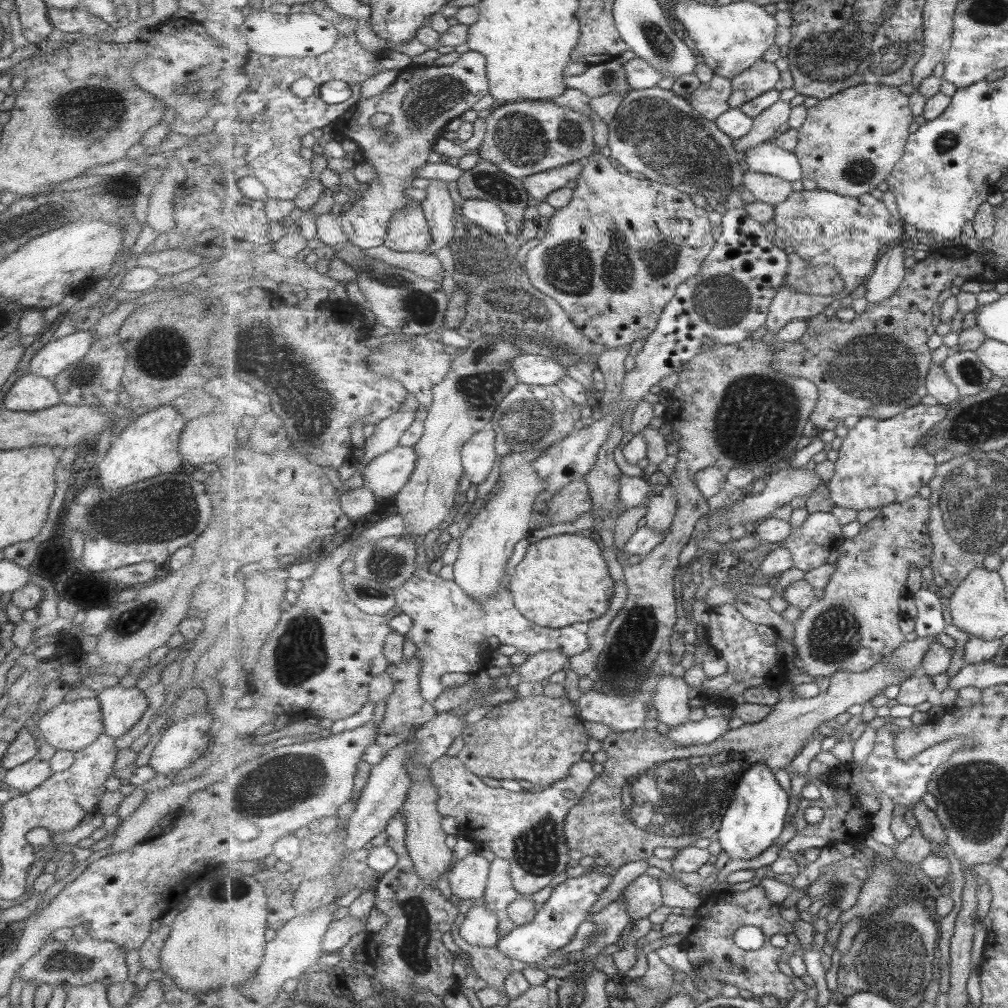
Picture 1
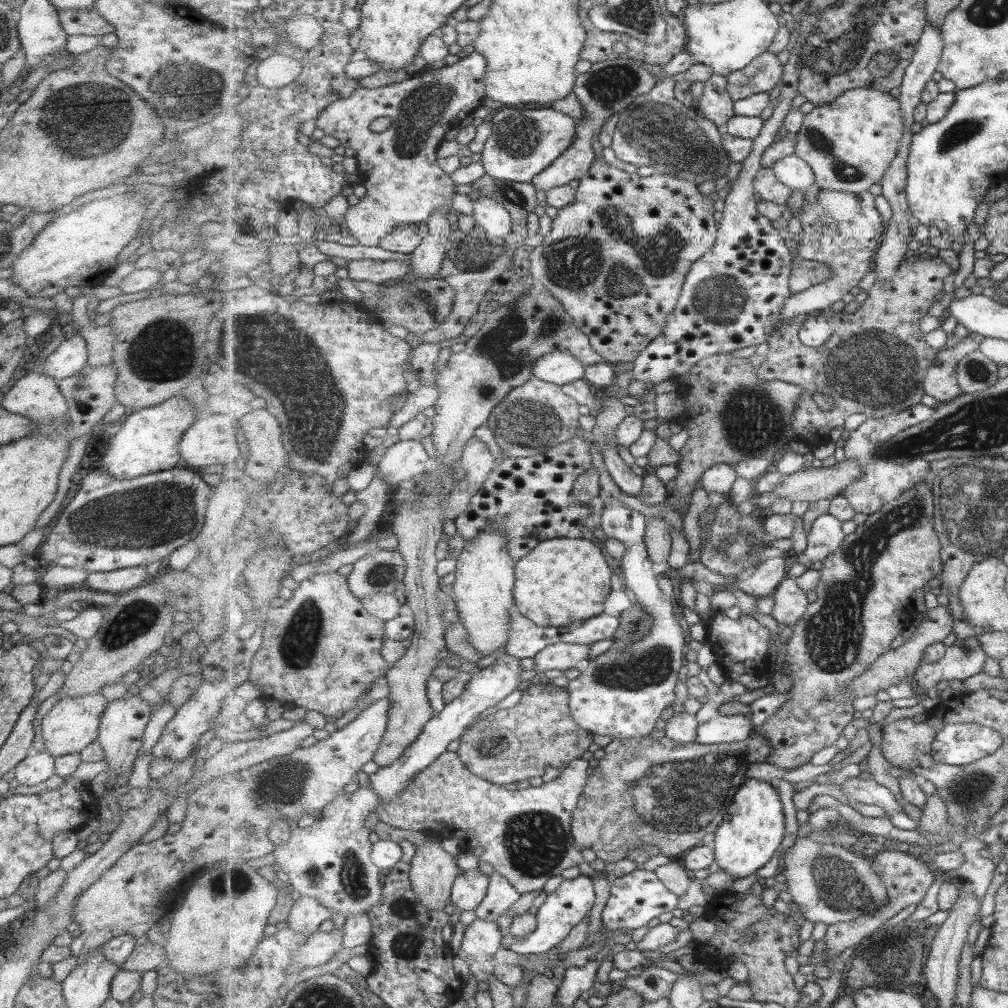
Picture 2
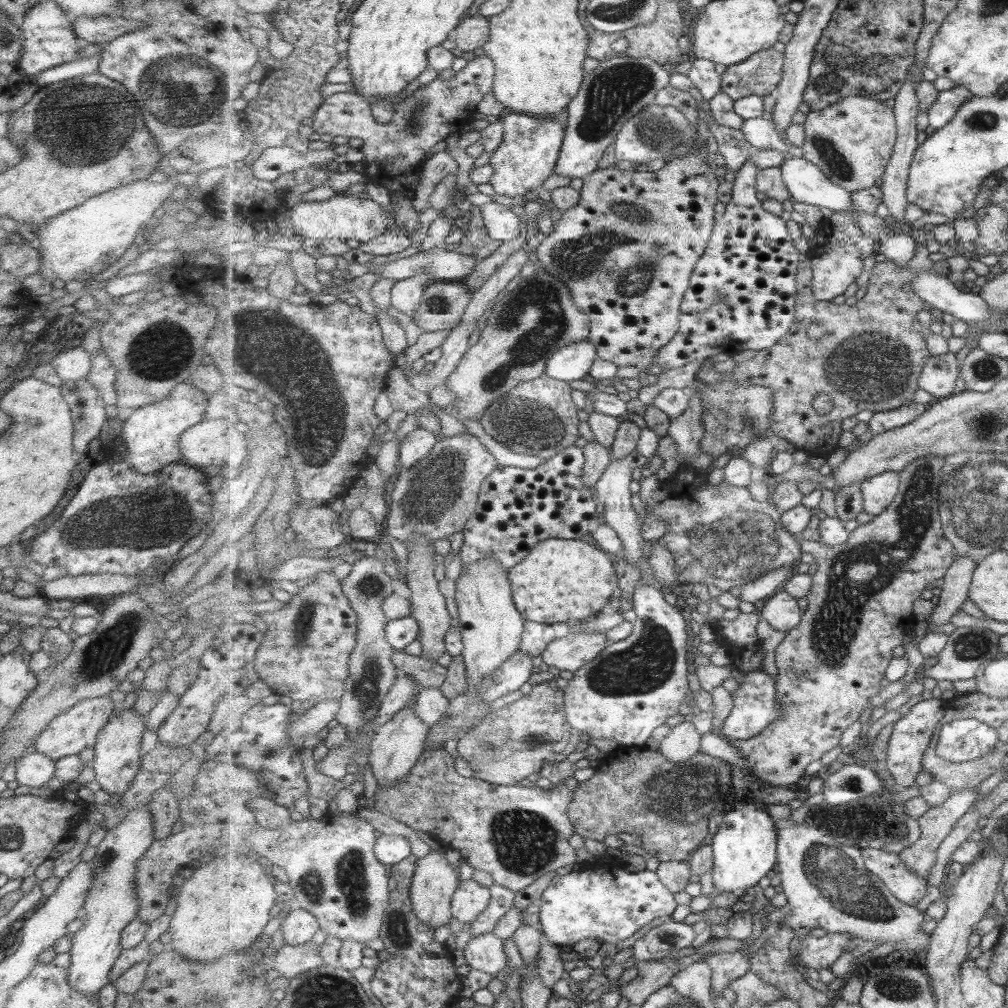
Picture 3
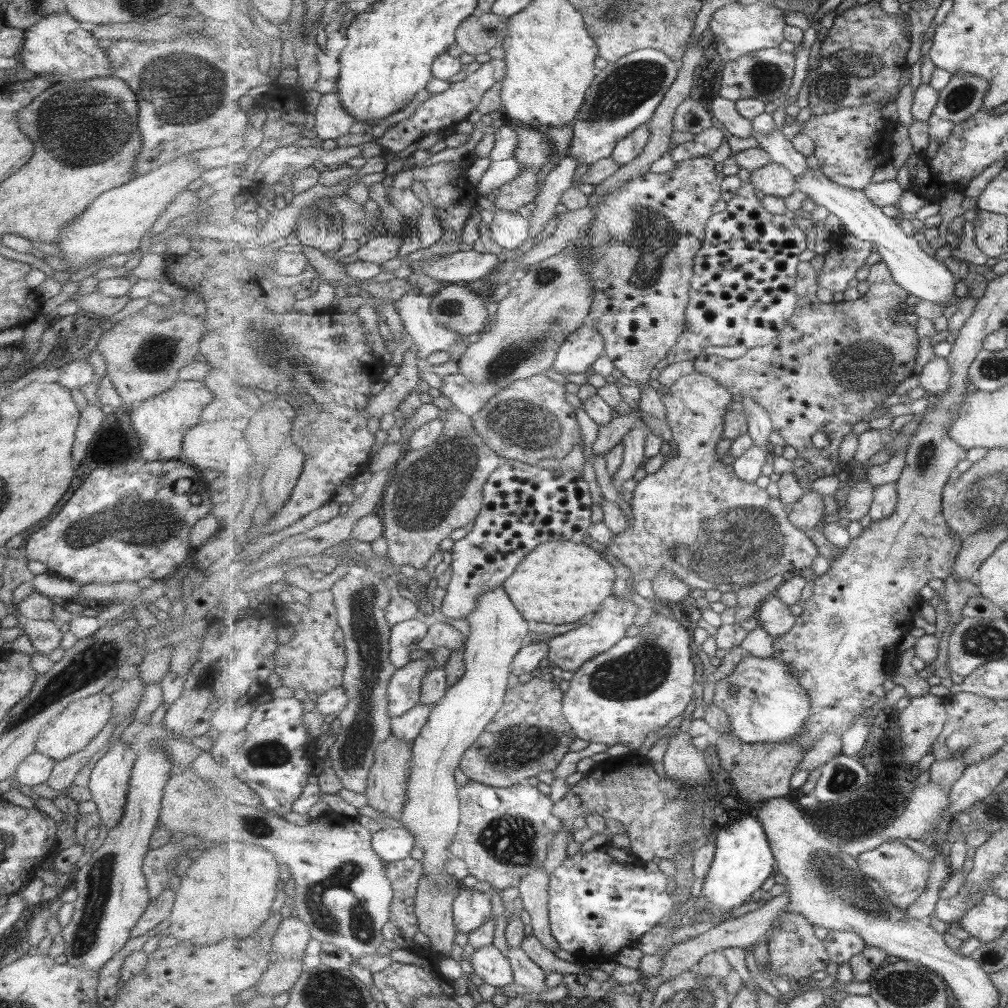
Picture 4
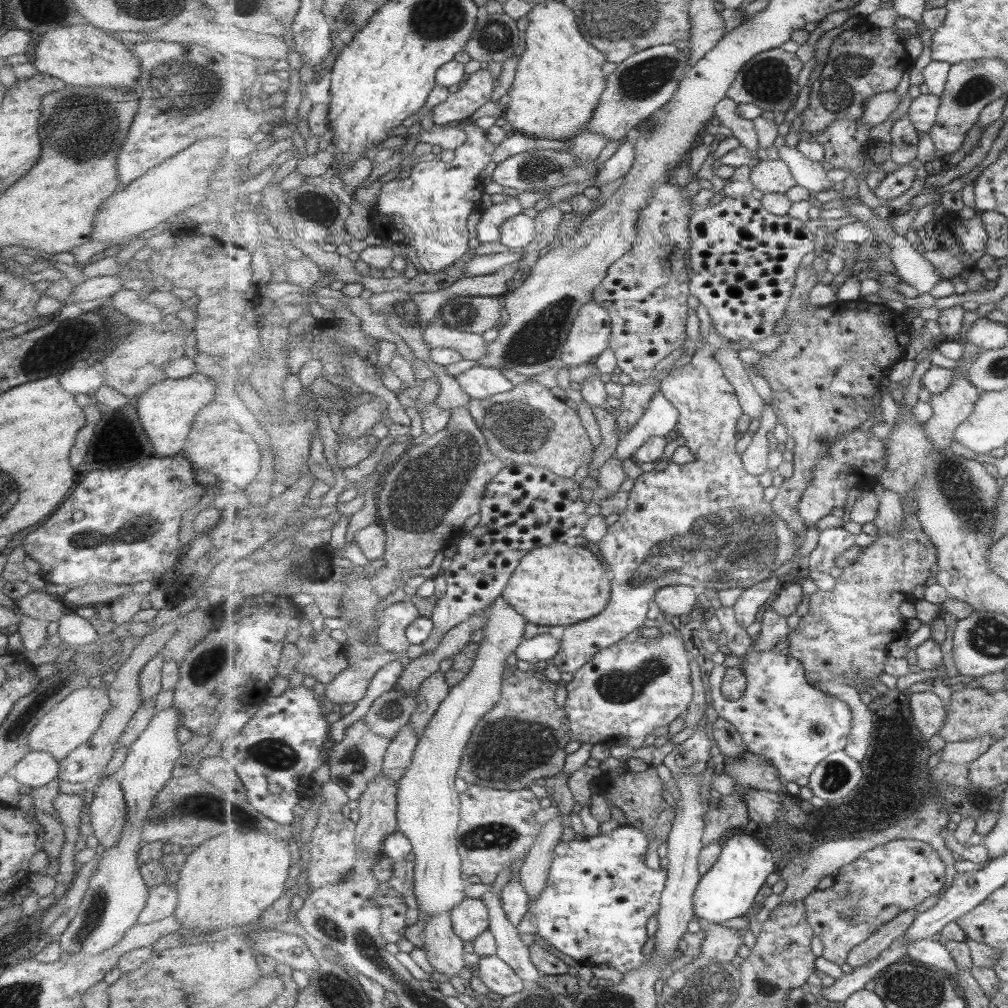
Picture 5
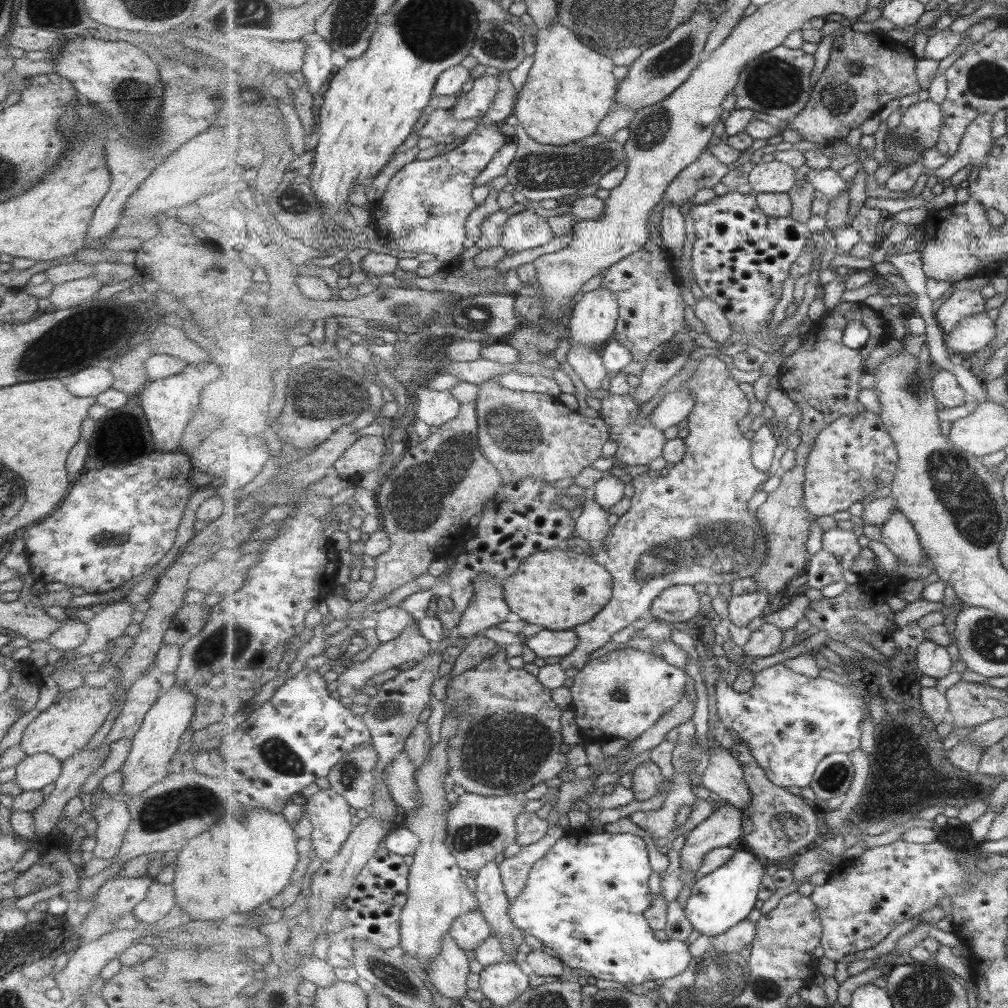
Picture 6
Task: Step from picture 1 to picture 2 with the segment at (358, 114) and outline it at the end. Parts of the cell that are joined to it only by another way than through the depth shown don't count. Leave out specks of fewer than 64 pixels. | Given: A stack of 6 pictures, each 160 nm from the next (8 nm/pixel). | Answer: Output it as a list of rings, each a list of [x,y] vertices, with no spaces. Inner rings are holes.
[[[476,50],[469,54],[467,57],[463,59],[459,59],[459,61],[453,65],[447,66],[445,65],[442,68],[437,70],[428,70],[425,72],[421,72],[419,74],[414,74],[410,79],[405,80],[399,83],[391,83],[389,86],[380,87],[380,88],[359,88],[353,96],[347,97],[345,99],[340,99],[339,101],[329,105],[319,117],[316,119],[316,126],[323,130],[327,136],[331,136],[337,140],[339,140],[340,144],[344,148],[351,148],[356,151],[355,158],[358,162],[357,164],[357,173],[360,176],[360,183],[366,187],[367,195],[365,200],[359,201],[354,206],[349,208],[347,214],[345,214],[345,218],[343,221],[345,222],[344,226],[341,223],[336,223],[337,226],[341,226],[344,231],[349,232],[353,235],[353,238],[358,241],[358,244],[362,244],[363,246],[374,247],[380,246],[380,242],[387,236],[388,234],[393,233],[399,225],[413,225],[418,223],[428,223],[429,218],[431,218],[431,214],[437,210],[437,208],[445,208],[445,210],[453,211],[451,207],[450,196],[455,194],[455,190],[453,186],[455,186],[456,182],[450,177],[449,171],[447,170],[448,166],[441,160],[438,159],[438,153],[440,147],[445,142],[445,134],[449,132],[449,130],[459,128],[461,121],[465,120],[467,116],[472,116],[473,113],[479,106],[483,105],[487,92],[486,86],[486,78],[488,77],[488,60],[485,59],[485,55],[477,52]],[[381,117],[390,118],[391,126],[386,131],[375,134],[375,132],[371,132],[371,128],[369,125],[373,120]]]

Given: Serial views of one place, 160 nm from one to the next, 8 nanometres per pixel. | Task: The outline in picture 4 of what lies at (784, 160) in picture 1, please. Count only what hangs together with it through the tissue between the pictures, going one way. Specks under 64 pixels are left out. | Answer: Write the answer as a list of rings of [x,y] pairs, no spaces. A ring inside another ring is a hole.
[[[809,169],[806,173],[796,177],[798,189],[812,199],[819,207],[825,207],[827,211],[841,222],[841,227],[847,232],[861,238],[862,241],[875,243],[875,249],[881,254],[881,262],[887,263],[895,282],[902,286],[909,294],[917,296],[929,302],[944,304],[950,302],[952,305],[959,304],[960,300],[955,294],[955,286],[959,280],[955,279],[953,272],[941,262],[931,258],[919,242],[911,236],[907,236],[901,224],[899,216],[890,217],[885,210],[877,207],[866,192],[843,186],[833,179],[830,179],[822,169]]]

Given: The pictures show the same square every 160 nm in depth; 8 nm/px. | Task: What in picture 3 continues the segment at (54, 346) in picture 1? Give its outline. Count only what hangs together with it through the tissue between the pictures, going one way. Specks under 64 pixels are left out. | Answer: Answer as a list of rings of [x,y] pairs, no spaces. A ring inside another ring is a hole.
[[[71,347],[63,352],[59,352],[53,360],[50,361],[55,374],[61,381],[75,380],[83,378],[90,369],[90,354],[83,348]]]

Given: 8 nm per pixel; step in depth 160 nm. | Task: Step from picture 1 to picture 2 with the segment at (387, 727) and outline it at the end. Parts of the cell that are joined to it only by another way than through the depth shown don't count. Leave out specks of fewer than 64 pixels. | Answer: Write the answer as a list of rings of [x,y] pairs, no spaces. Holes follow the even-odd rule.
[[[540,285],[530,286],[519,300],[488,315],[480,332],[465,343],[462,351],[451,353],[449,363],[436,378],[440,395],[433,406],[436,414],[431,418],[433,430],[430,438],[434,451],[431,451],[431,468],[418,482],[418,492],[422,497],[412,504],[412,509],[395,511],[390,515],[392,532],[398,537],[398,550],[407,562],[408,572],[403,584],[408,591],[407,606],[416,620],[416,632],[403,658],[394,663],[387,674],[391,686],[390,721],[380,750],[374,756],[374,761],[381,767],[392,765],[401,758],[437,712],[428,698],[428,680],[435,674],[442,660],[441,652],[448,648],[448,643],[438,598],[441,592],[437,576],[439,560],[435,552],[443,538],[444,502],[456,485],[452,469],[460,466],[466,444],[476,436],[477,428],[487,424],[494,408],[512,390],[534,377],[538,358],[559,350],[567,350],[576,356],[585,369],[609,363],[593,348],[590,338],[579,330],[560,300]]]

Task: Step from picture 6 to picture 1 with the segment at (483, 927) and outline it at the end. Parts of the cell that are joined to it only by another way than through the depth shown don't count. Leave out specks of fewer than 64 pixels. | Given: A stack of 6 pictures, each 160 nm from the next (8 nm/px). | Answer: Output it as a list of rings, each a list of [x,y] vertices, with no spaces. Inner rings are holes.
[[[479,849],[456,861],[452,869],[447,872],[451,892],[465,900],[484,896],[491,863],[492,861],[489,862],[485,856],[481,856]]]

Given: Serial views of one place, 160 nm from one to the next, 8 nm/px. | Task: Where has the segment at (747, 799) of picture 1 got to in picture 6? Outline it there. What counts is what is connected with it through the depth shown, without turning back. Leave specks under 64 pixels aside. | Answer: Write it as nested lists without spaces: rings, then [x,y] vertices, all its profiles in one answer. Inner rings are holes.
[[[740,847],[726,865],[698,879],[691,888],[691,895],[685,905],[687,916],[696,930],[707,937],[722,935],[744,921],[755,910],[757,894],[761,888],[761,880],[767,872],[767,865],[756,854]]]

